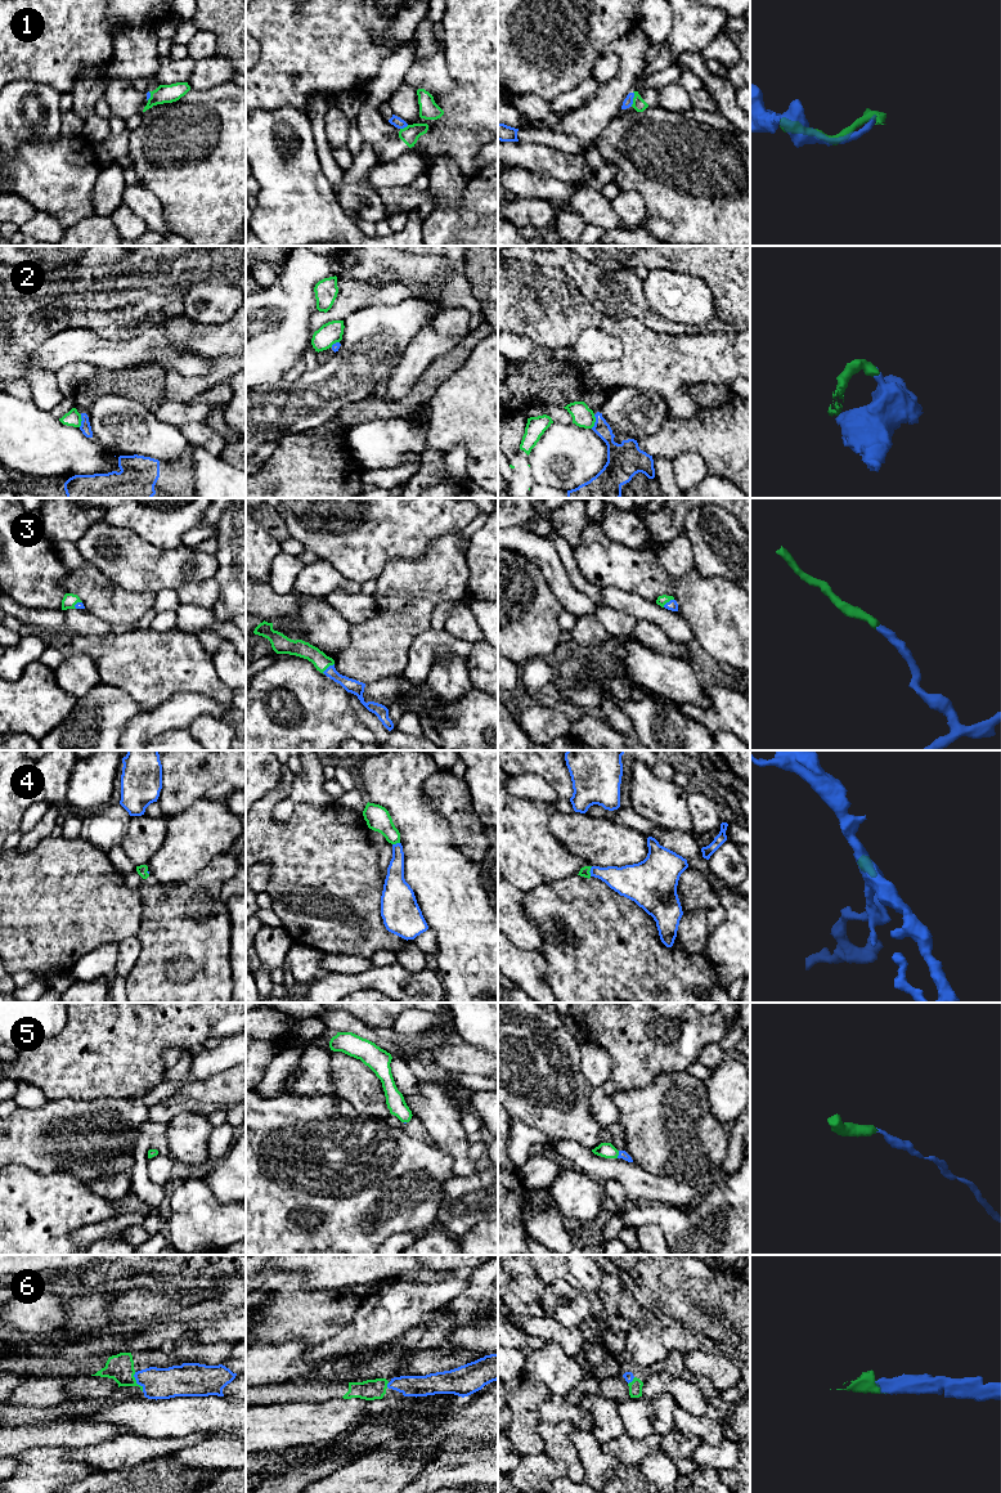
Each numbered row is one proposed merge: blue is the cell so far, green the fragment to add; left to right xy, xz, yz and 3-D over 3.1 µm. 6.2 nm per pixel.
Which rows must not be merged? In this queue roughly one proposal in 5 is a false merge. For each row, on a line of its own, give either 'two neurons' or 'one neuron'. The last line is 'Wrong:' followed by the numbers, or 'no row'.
1: two neurons
2: two neurons
3: one neuron
4: one neuron
5: one neuron
6: one neuron
Wrong: 1, 2

